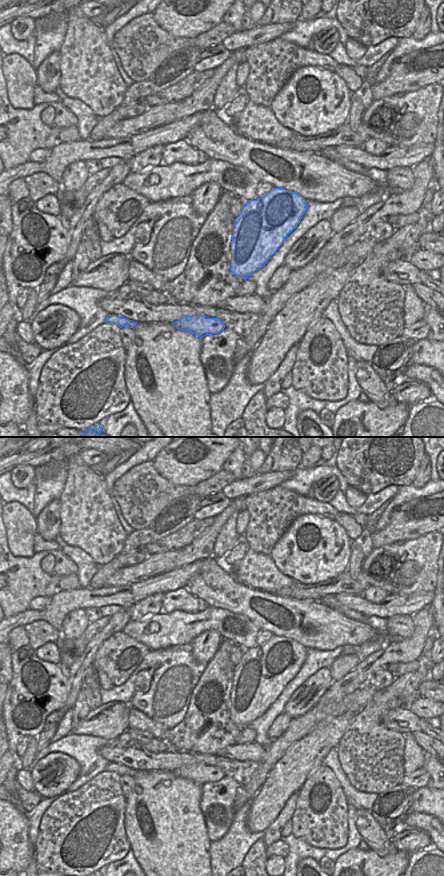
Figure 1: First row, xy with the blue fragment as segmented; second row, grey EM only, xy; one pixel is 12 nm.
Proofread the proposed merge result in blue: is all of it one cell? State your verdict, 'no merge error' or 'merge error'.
no merge error

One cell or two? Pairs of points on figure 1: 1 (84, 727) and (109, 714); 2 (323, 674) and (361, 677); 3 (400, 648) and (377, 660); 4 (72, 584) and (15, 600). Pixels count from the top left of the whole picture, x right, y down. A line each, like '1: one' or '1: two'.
1: one
2: two
3: one
4: two

